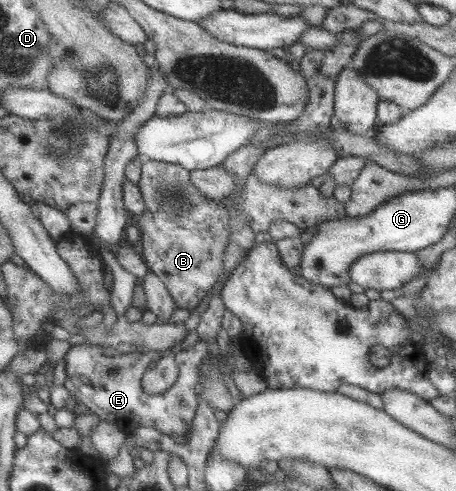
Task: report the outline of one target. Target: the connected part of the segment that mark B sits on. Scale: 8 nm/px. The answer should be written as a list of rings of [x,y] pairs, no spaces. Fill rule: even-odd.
[[[144,158],[138,187],[139,190],[141,190],[141,194],[143,194],[145,207],[140,217],[137,217],[135,220],[133,220],[133,222],[140,230],[139,242],[143,244],[143,251],[141,254],[146,261],[147,267],[149,267],[150,271],[157,275],[157,277],[159,277],[159,279],[167,286],[167,289],[173,296],[177,307],[192,311],[200,305],[202,299],[205,297],[205,295],[207,295],[207,293],[209,293],[213,285],[218,282],[222,272],[224,271],[224,257],[228,245],[230,244],[230,233],[232,232],[232,229],[230,226],[230,213],[227,211],[227,208],[224,208],[224,205],[221,202],[210,200],[209,198],[205,197],[205,195],[201,195],[201,191],[197,191],[197,187],[191,183],[189,175],[190,171],[184,167],[181,167],[180,165]],[[203,211],[207,211],[207,213],[211,213],[211,211],[213,211],[213,213],[215,213],[215,223],[211,221],[211,217],[209,217],[209,219],[205,219],[203,223],[193,223],[193,225],[191,225],[191,223],[185,223],[185,221],[191,221],[191,215],[193,215],[193,217],[197,217],[195,213],[203,213]]]

